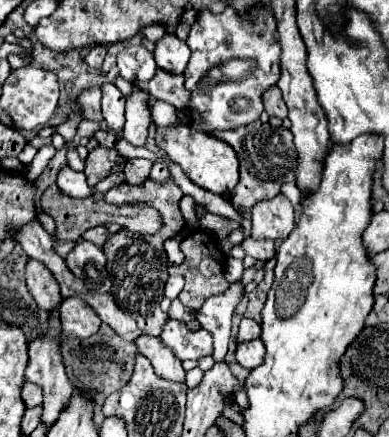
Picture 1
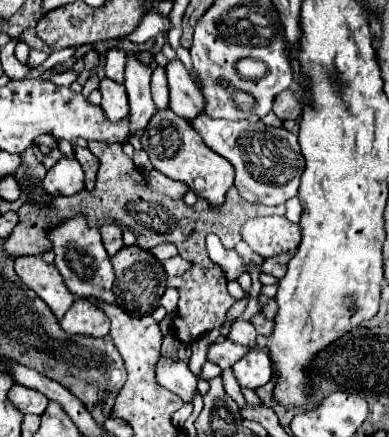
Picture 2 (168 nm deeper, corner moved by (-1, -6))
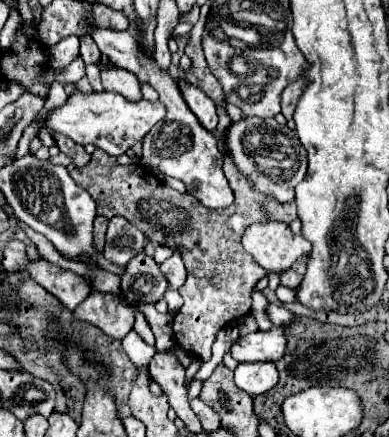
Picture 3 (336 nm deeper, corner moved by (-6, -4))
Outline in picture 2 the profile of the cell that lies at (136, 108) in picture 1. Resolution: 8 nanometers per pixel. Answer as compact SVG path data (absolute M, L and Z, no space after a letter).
M129 52L127 56L127 68L125 68L125 88L129 96L129 128L131 136L139 136L143 128L147 128L151 116L155 116L157 108L151 100L151 68L141 64L135 58L135 52Z

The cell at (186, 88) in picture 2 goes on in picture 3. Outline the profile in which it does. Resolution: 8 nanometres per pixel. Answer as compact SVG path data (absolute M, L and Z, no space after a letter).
M184 80L178 82L180 86L180 92L188 104L188 108L194 112L194 116L200 120L200 124L208 130L208 132L214 132L216 130L216 124L218 124L218 114L216 114L216 106L214 102L204 96L204 92Z

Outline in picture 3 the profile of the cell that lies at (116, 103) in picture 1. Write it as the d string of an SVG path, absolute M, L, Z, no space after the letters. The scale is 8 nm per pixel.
M110 68L110 70L102 70L102 84L104 90L110 92L118 92L122 96L126 96L128 100L140 100L140 82L138 78L128 72L128 70L120 70L120 68Z

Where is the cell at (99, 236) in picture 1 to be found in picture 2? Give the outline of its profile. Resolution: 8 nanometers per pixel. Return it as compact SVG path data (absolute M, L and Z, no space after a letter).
M105 224L101 228L101 236L103 236L103 244L105 244L105 250L109 252L109 256L113 256L123 246L121 228L117 224Z

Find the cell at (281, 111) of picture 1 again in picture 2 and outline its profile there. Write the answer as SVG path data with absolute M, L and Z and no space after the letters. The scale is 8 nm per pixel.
M283 90L281 94L277 94L273 100L273 112L281 120L299 120L299 104L297 104L297 98L293 96L293 92Z

